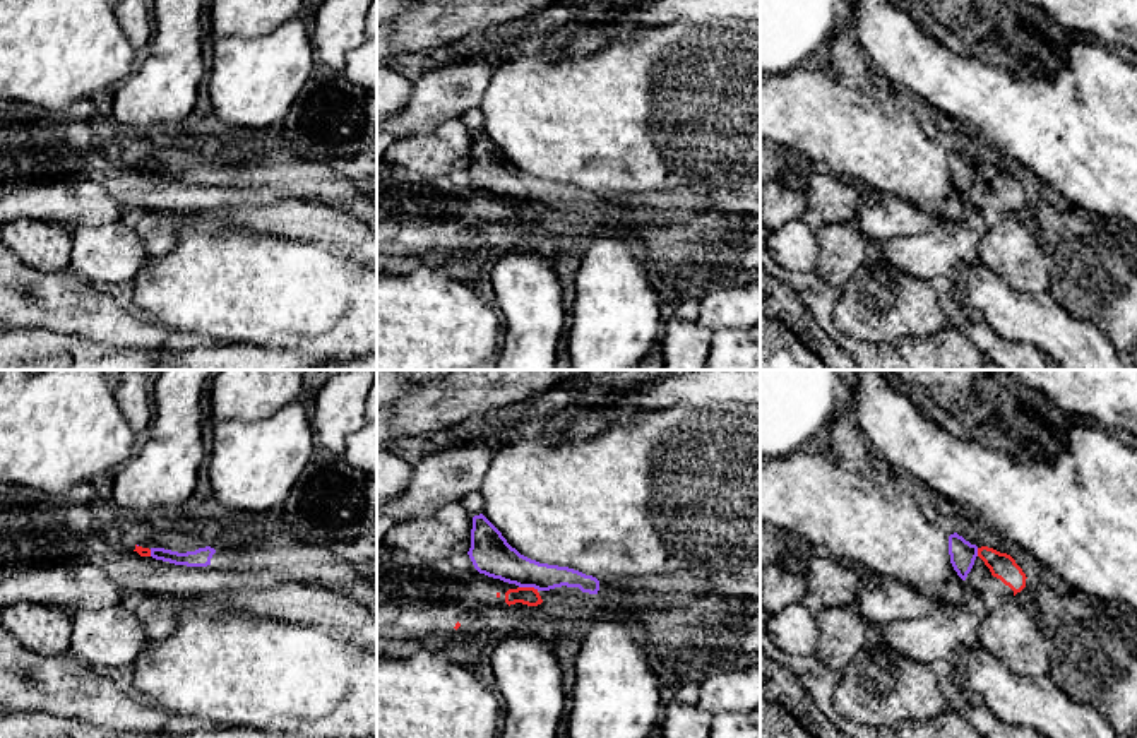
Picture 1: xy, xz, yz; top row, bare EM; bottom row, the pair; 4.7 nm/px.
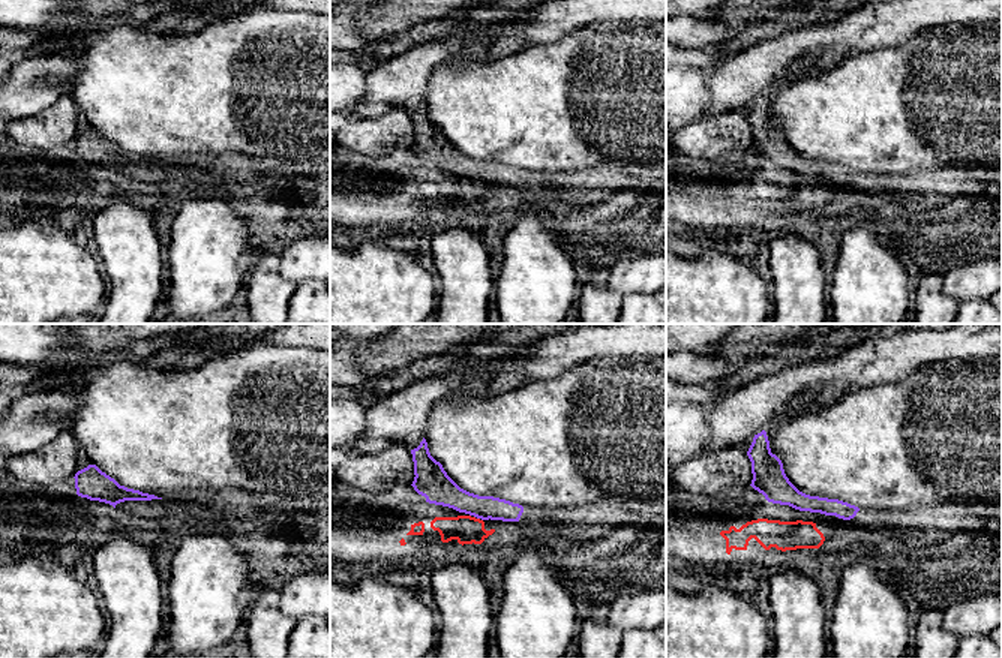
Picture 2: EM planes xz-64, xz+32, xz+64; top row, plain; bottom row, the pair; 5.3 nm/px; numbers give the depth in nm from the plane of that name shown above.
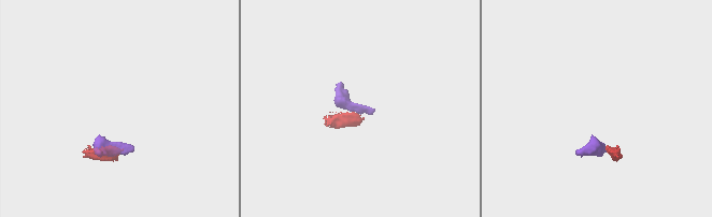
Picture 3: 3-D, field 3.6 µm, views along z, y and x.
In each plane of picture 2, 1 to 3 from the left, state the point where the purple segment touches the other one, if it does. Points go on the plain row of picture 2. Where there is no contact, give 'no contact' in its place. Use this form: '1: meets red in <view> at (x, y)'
1: no contact
2: no contact
3: no contact

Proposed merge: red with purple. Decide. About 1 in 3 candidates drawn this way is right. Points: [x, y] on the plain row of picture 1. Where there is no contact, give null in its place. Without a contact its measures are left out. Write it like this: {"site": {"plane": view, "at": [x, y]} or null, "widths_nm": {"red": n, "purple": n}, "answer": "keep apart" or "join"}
{"site": {"plane": "xz", "at": [529, 204]}, "widths_nm": {"red": 90, "purple": 190}, "answer": "keep apart"}

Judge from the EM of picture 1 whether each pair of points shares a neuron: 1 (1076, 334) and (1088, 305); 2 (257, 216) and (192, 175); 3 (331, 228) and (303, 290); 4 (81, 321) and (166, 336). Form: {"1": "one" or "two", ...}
{"1": "two", "2": "two", "3": "two", "4": "one"}

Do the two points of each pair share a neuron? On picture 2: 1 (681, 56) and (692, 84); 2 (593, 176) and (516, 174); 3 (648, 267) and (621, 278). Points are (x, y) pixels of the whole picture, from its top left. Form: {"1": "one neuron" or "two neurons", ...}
{"1": "two neurons", "2": "one neuron", "3": "one neuron"}

